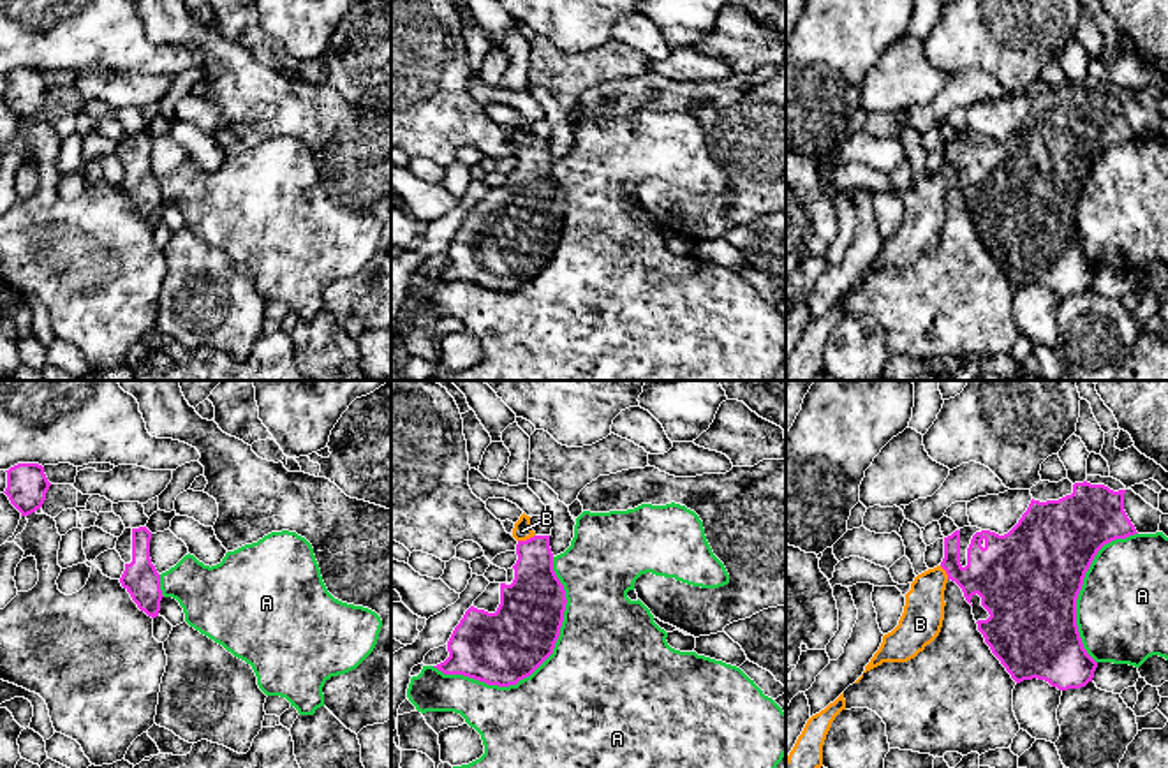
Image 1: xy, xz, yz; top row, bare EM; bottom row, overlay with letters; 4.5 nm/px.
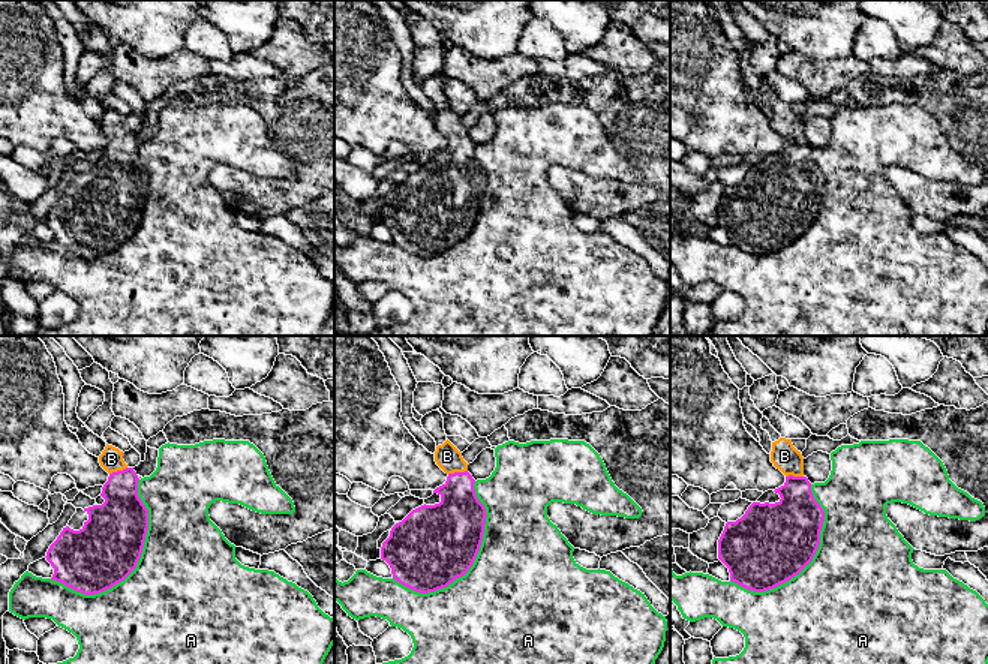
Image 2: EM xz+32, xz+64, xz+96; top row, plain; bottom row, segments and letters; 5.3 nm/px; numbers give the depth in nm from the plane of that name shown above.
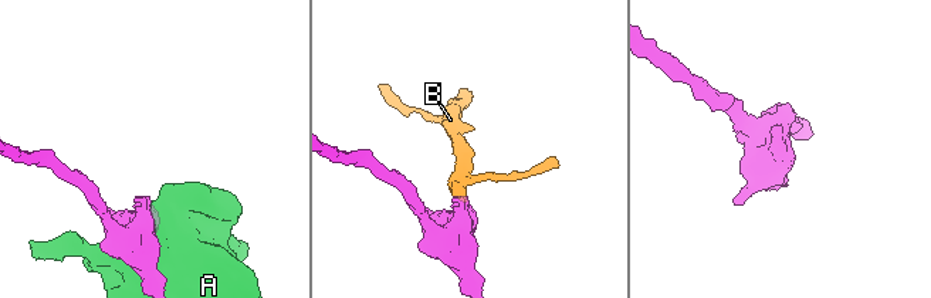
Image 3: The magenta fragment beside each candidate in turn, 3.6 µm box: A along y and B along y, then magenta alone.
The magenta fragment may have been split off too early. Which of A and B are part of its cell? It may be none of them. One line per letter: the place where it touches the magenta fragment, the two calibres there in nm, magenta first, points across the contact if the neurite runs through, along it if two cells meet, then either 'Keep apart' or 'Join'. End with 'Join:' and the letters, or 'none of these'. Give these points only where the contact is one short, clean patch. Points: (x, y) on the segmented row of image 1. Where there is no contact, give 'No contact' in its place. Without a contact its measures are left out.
A: Touches magenta at xz (539, 664). Thickness 340 nm (magenta) against 500 nm. Keep apart
B: Touches magenta at xz (527, 539). Thickness 240 nm (magenta) against 90 nm. Path across: xz (536, 592), (534, 552), (527, 539), (522, 531). Join
Join: B

